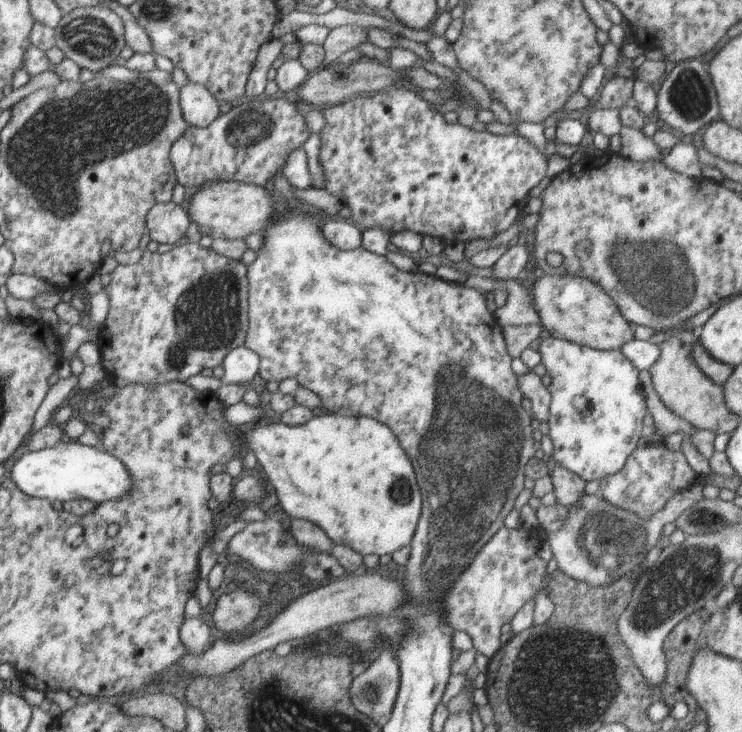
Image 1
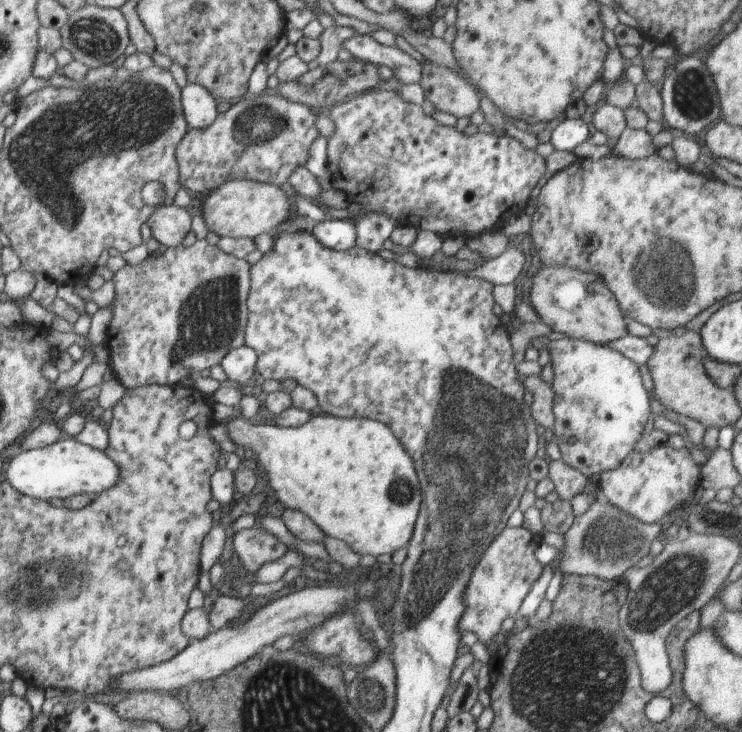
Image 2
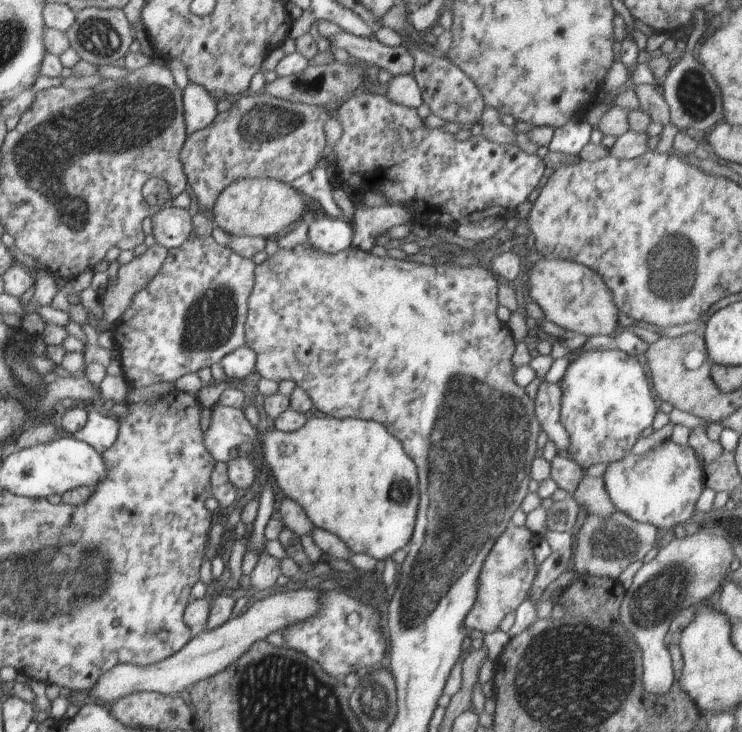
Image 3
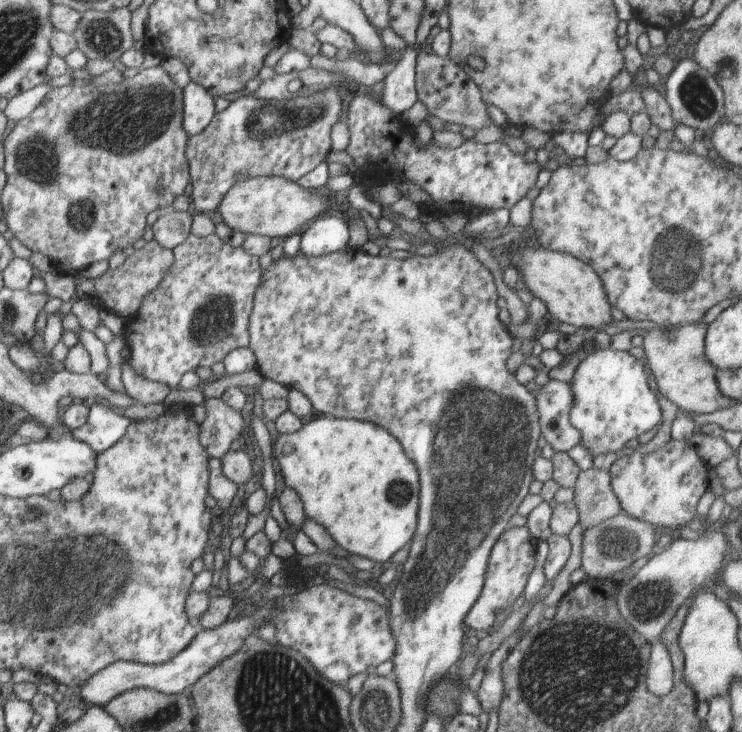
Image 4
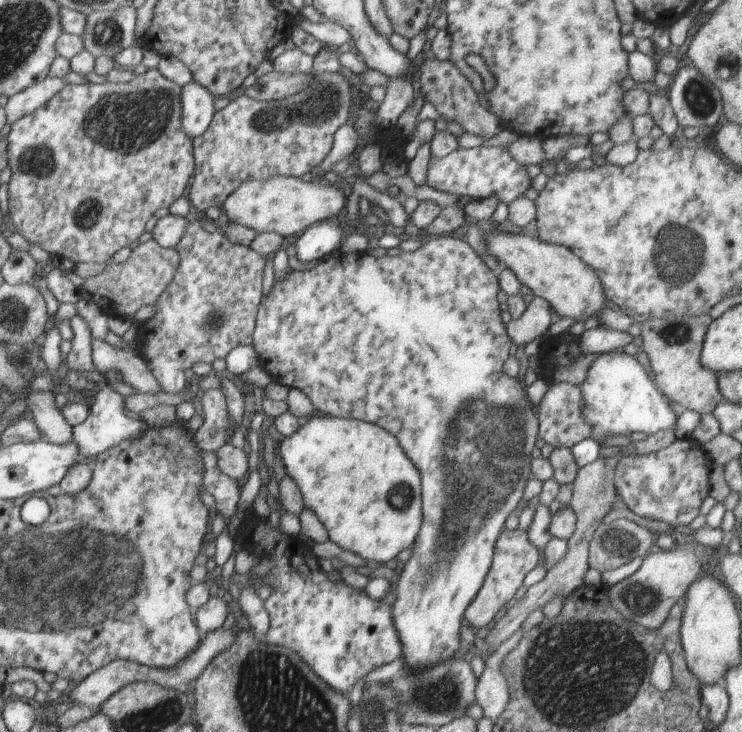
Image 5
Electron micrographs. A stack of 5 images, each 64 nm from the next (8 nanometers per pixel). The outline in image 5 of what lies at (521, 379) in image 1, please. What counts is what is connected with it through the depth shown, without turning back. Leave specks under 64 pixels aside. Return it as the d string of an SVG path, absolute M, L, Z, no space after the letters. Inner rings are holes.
M562 380L549 385L538 406L539 438L551 444L554 449L560 447L571 449L577 442L589 438L591 426L585 423L581 417L582 405L582 393L577 384Z

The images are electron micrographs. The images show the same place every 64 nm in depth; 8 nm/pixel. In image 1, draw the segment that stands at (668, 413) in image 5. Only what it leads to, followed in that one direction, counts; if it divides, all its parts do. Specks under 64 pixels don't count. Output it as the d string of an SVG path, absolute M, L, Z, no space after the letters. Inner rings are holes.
M561 338L540 339L538 352L551 378L548 424L556 465L576 473L585 483L620 472L630 453L638 446L643 418L647 413L645 392L638 379L639 370L620 351L599 351Z

